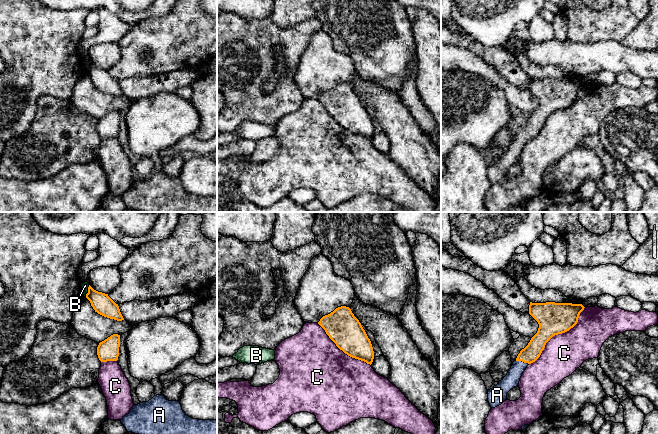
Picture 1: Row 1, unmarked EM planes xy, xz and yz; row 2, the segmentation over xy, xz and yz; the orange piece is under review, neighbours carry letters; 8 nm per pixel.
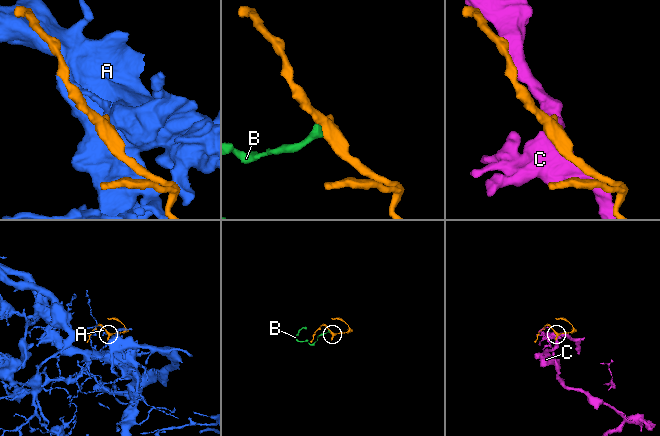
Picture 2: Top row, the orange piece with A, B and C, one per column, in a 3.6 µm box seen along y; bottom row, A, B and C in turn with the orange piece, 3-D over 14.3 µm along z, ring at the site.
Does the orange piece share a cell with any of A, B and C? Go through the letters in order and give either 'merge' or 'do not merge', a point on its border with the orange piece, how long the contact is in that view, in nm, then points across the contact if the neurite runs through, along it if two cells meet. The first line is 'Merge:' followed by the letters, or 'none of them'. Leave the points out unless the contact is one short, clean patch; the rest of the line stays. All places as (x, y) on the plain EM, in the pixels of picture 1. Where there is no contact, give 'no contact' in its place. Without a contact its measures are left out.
Merge: A
A: merge; contact yz (522, 137); length 110 nm; way yz (533, 126), (522, 137), (511, 156)
B: do not merge; contact xy (88, 67); length 100 nm; border xy (89, 61), (85, 72)
C: do not merge; contact yz (557, 110); length 650 nm

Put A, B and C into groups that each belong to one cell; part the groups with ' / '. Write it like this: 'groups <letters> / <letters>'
groups A / B / C

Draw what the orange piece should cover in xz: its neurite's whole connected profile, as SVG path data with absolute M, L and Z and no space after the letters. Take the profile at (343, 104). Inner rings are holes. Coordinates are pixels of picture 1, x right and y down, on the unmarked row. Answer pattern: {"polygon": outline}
{"polygon": "M349 83L336 84L330 90L323 92L318 100L345 130L372 140L374 127L371 117Z"}

